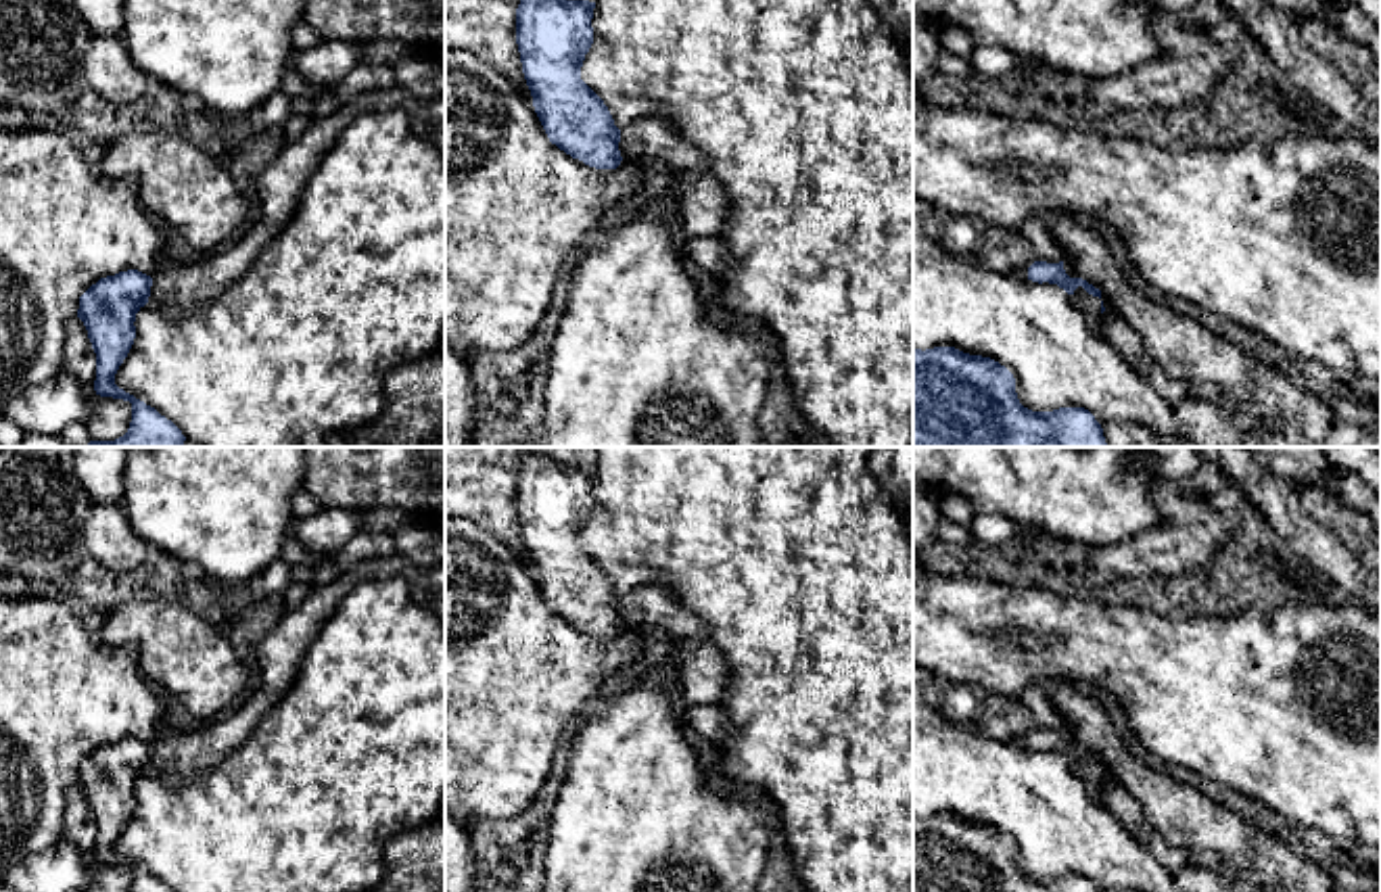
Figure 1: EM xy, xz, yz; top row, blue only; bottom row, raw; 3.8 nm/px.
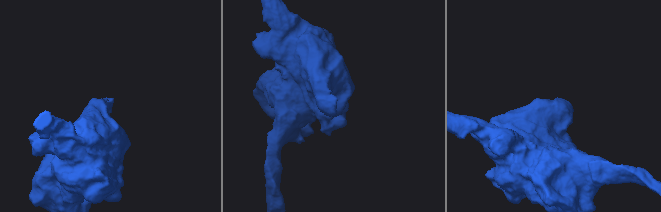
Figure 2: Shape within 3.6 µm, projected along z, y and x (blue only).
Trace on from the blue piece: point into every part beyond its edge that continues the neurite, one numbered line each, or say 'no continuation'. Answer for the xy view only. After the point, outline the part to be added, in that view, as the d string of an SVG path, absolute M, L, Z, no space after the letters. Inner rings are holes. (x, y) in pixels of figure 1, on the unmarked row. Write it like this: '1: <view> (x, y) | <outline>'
1: xy (186, 757) | M403 556L364 560L332 583L311 587L307 600L288 610L259 648L259 687L226 717L182 733L161 733L153 742L148 775L186 785L203 779L232 750L242 746L257 723L286 696L297 673L347 591L366 579L401 577L412 597L445 623L445 564L420 568Z

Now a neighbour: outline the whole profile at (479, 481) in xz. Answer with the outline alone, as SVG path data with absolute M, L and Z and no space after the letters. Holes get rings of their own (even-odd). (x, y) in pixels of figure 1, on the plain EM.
M445 447L445 518L470 518L526 554L516 512L516 476L526 455L566 468L598 466L595 447Z

